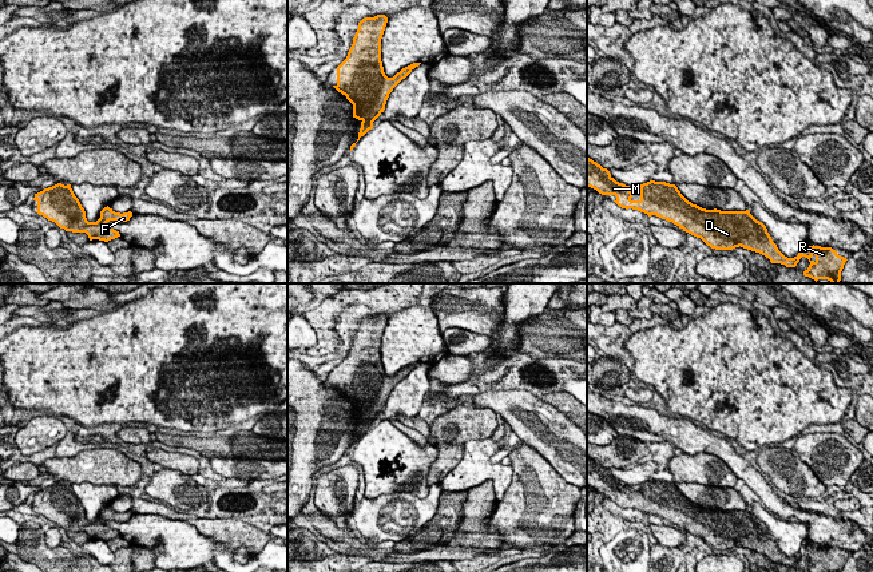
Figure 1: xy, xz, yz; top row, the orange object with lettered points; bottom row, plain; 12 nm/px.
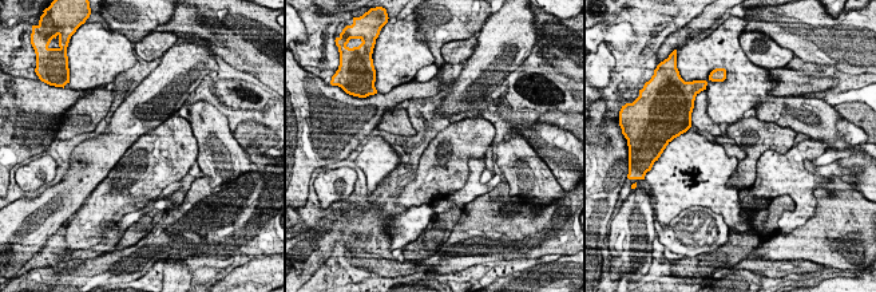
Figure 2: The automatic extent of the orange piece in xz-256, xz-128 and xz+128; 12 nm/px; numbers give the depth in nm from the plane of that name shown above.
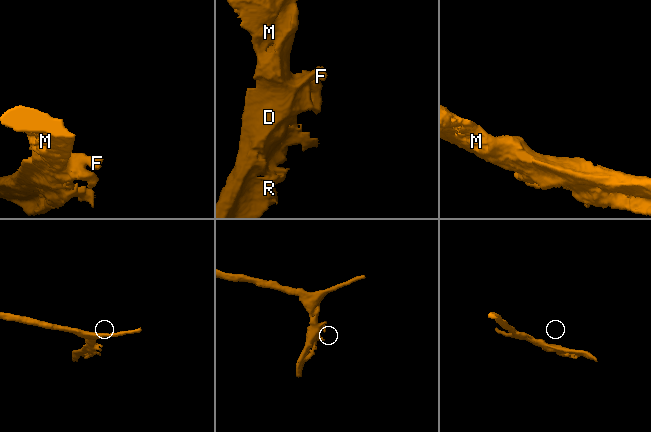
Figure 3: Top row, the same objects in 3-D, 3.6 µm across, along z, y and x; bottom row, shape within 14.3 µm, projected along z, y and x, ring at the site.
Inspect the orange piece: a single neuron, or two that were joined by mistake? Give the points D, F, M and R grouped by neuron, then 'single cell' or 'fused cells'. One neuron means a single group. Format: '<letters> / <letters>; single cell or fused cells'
D F M R; single cell

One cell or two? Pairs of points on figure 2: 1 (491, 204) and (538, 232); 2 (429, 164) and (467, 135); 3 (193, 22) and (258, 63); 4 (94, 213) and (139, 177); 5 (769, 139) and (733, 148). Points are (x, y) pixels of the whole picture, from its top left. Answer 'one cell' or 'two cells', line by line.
1: one cell
2: one cell
3: one cell
4: one cell
5: two cells

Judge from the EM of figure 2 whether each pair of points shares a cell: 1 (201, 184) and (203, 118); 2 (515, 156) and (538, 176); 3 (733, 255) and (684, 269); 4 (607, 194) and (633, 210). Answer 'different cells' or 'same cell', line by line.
1: different cells
2: same cell
3: same cell
4: different cells

